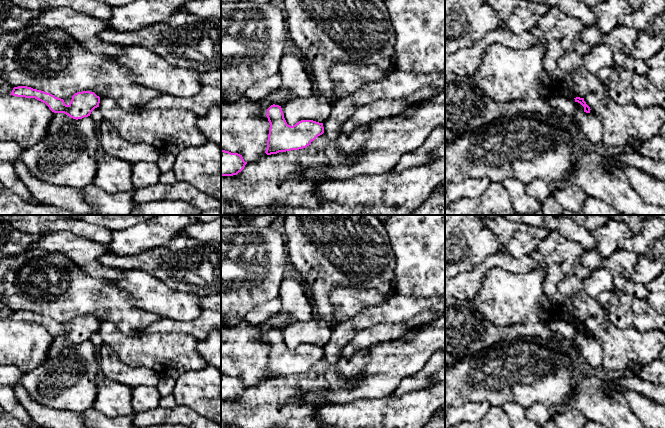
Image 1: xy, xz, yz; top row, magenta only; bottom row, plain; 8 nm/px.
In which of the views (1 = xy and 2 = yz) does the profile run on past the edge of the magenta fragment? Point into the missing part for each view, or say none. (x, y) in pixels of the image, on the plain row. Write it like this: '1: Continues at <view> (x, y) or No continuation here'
1: No continuation here
2: No continuation here

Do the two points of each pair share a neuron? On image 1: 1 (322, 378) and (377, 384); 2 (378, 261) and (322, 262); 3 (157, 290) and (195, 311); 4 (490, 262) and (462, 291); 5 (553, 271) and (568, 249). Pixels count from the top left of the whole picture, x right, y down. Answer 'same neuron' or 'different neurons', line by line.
1: same neuron
2: same neuron
3: same neuron
4: same neuron
5: different neurons

